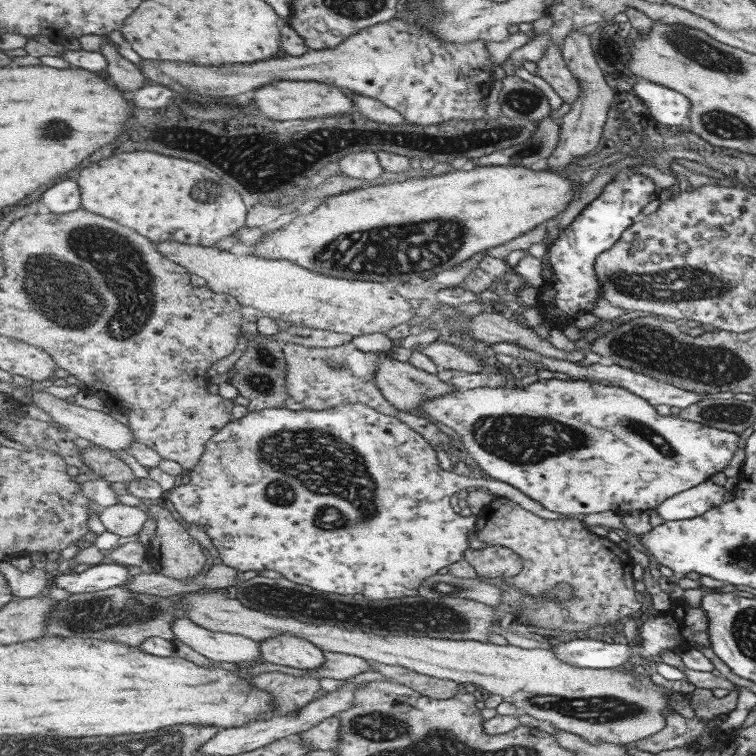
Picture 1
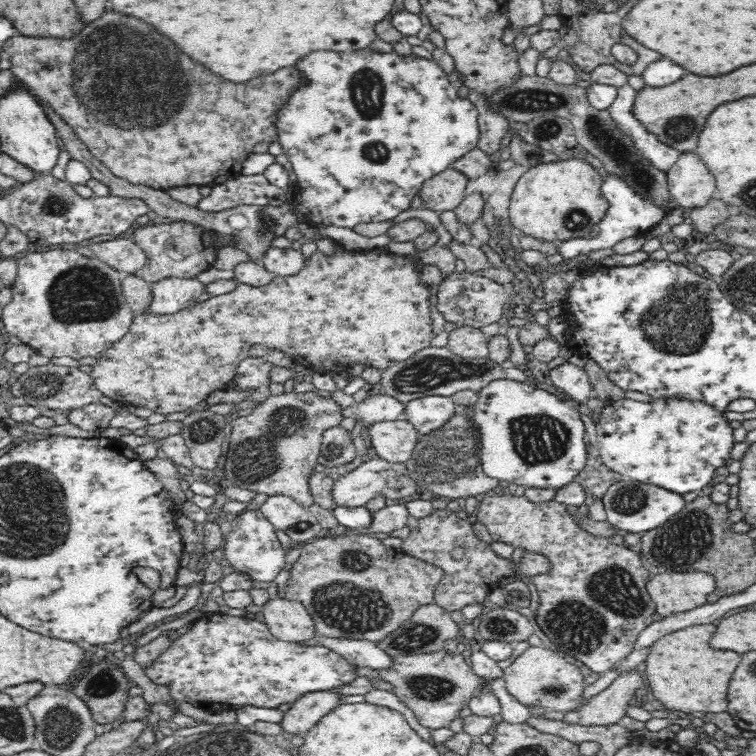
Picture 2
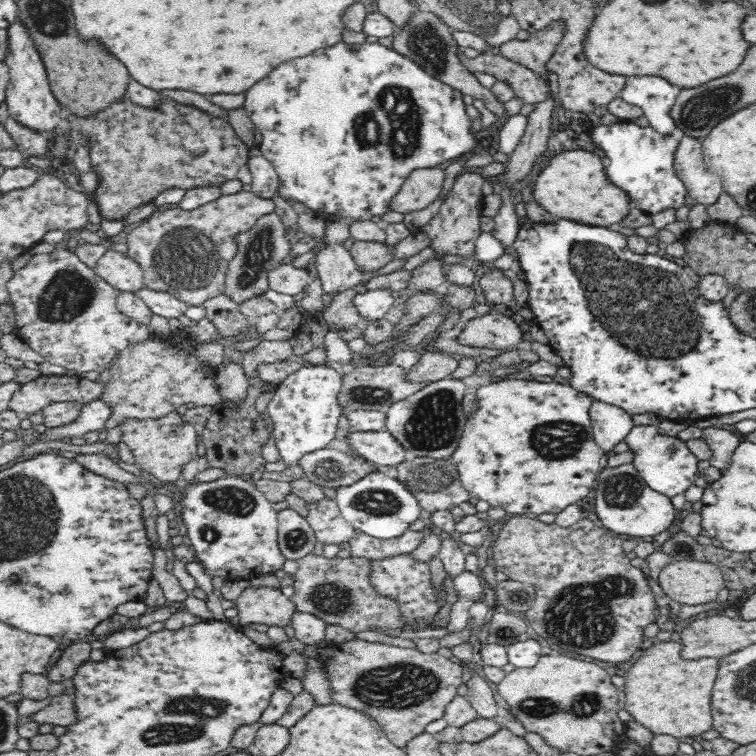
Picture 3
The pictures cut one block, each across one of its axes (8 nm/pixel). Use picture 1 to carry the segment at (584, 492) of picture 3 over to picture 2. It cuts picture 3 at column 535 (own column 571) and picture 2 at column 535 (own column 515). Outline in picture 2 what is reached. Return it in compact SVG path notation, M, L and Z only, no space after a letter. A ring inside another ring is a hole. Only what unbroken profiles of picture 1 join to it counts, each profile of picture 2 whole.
M498 379L488 383L479 391L479 399L475 403L473 422L480 432L482 447L480 463L486 475L498 480L506 480L509 484L527 488L558 489L574 481L581 474L587 462L586 430L579 410L570 401L562 402L556 395L540 390L540 388L515 380Z

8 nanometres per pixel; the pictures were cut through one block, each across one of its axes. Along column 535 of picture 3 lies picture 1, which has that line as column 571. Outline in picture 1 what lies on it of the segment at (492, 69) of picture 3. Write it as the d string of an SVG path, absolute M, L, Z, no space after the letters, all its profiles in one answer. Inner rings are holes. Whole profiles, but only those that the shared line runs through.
M552 43L547 55L536 64L535 75L545 80L565 103L570 105L581 94L579 79L569 70L560 46Z

